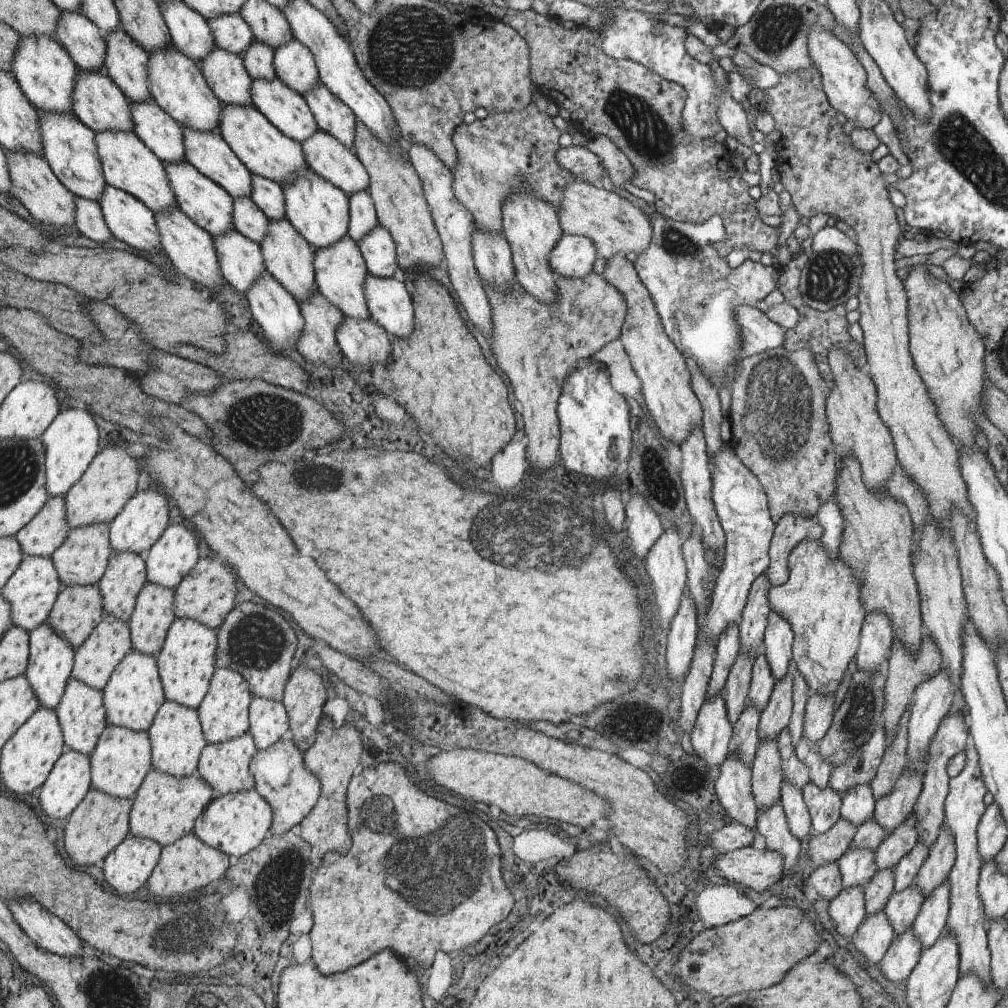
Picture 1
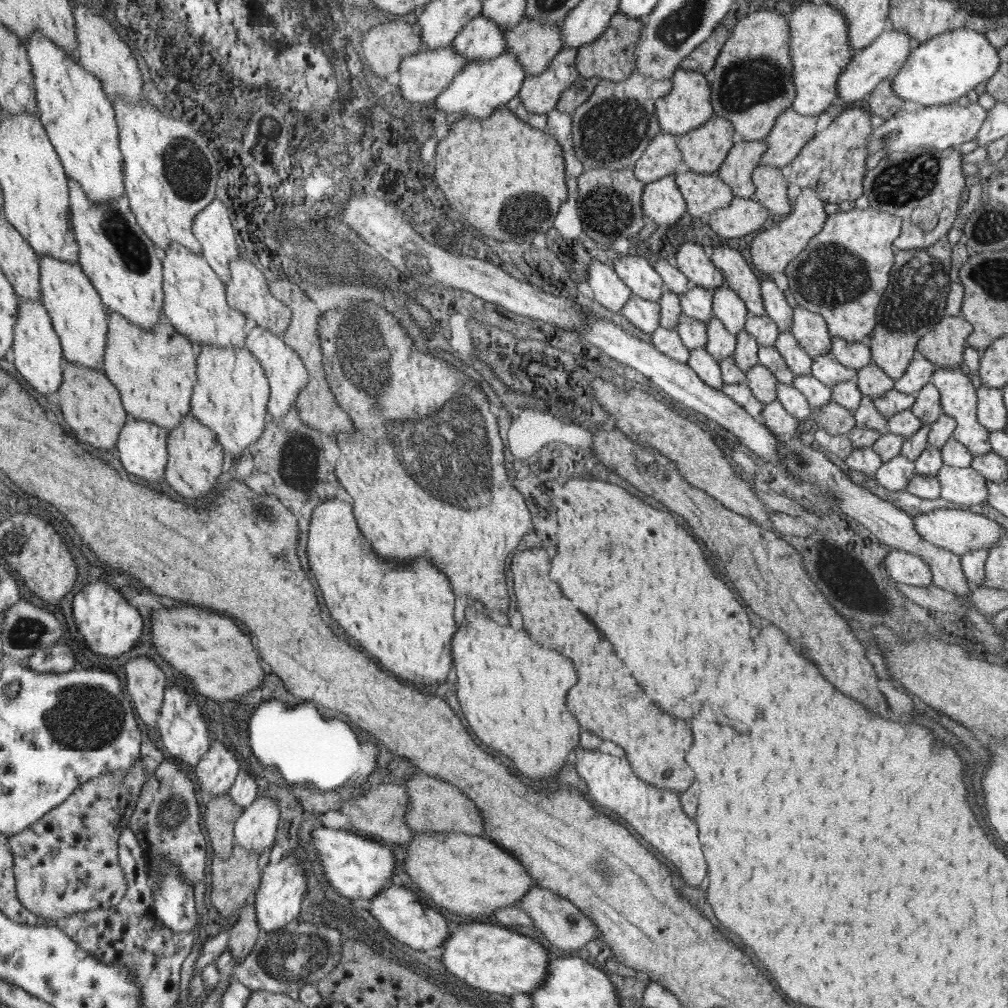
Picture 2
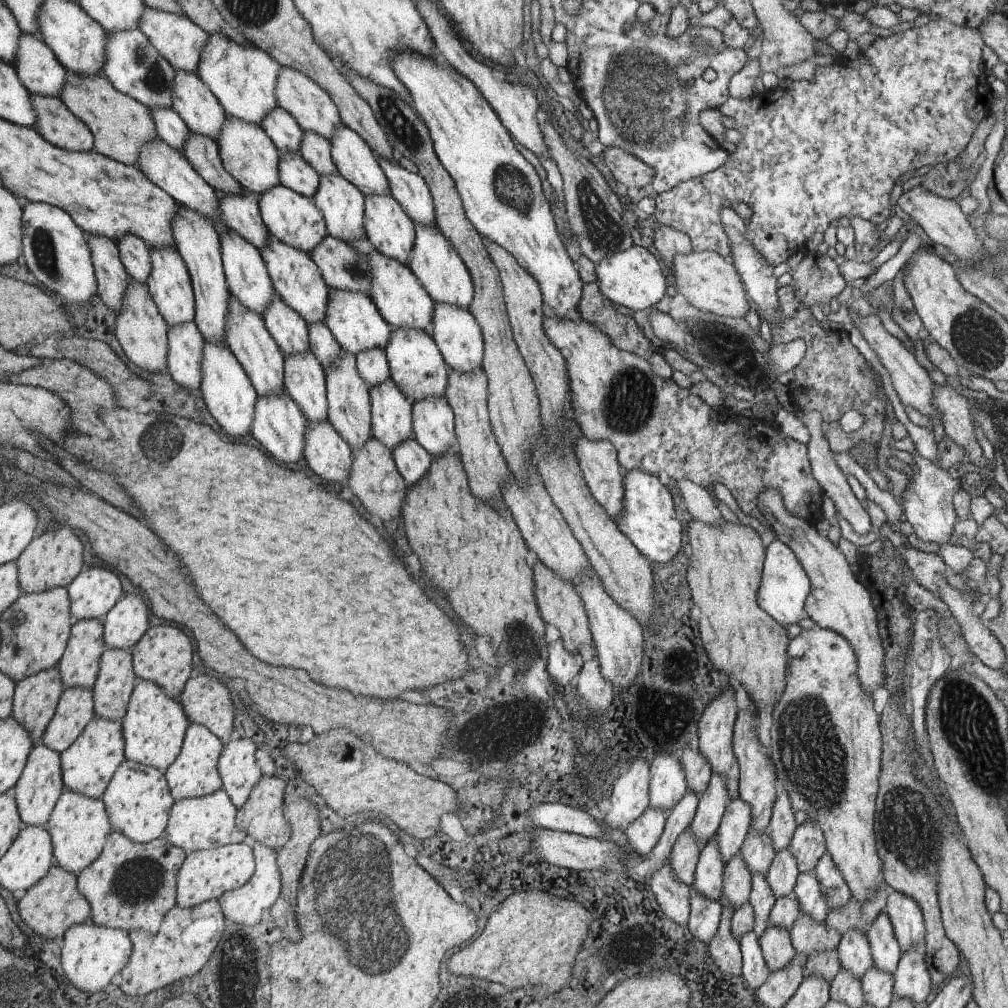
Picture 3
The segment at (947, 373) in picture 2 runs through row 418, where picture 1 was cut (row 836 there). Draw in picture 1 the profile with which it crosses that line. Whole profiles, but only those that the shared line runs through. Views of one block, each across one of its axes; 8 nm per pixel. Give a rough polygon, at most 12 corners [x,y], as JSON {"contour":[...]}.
{"contour":[[972,743],[949,780],[953,832],[946,933],[960,976],[991,980],[977,826],[987,792]]}

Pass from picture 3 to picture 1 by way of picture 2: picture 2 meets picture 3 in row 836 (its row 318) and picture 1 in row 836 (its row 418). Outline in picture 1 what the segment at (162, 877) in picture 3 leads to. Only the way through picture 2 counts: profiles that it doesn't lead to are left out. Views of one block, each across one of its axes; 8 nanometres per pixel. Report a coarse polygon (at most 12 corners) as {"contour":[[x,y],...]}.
{"contour":[[154,768],[135,794],[133,835],[162,847],[193,832],[215,790]]}

